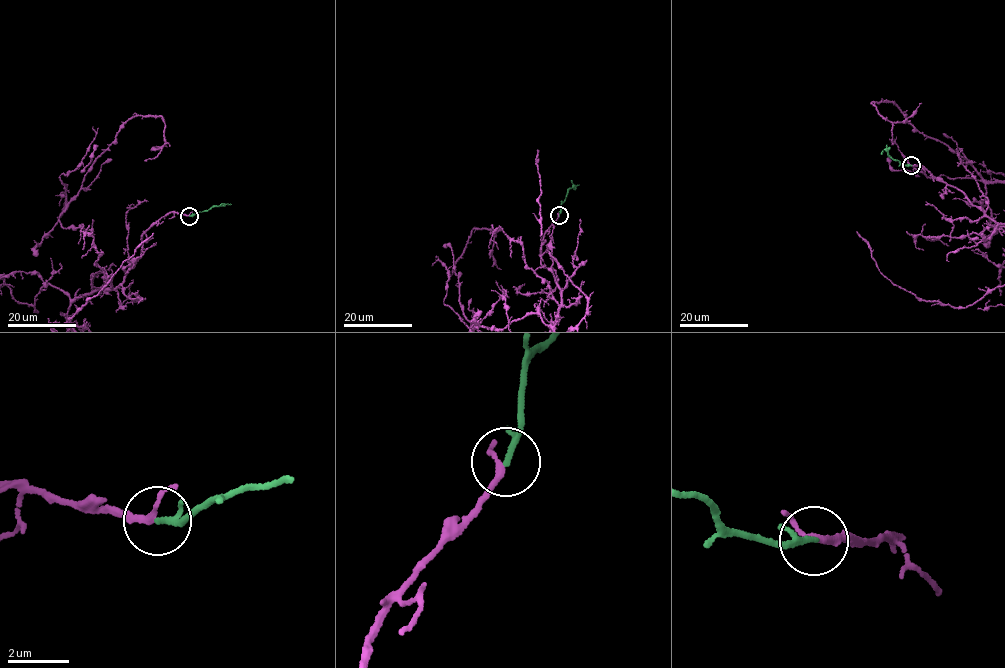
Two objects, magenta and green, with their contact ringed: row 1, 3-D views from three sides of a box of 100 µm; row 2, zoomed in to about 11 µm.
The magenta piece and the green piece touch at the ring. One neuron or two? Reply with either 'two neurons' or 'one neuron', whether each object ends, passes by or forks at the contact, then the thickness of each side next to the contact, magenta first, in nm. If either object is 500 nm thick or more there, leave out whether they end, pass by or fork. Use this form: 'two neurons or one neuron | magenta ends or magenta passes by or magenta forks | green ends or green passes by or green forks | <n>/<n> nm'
one neuron | magenta passes by | green passes by | 160/130 nm

